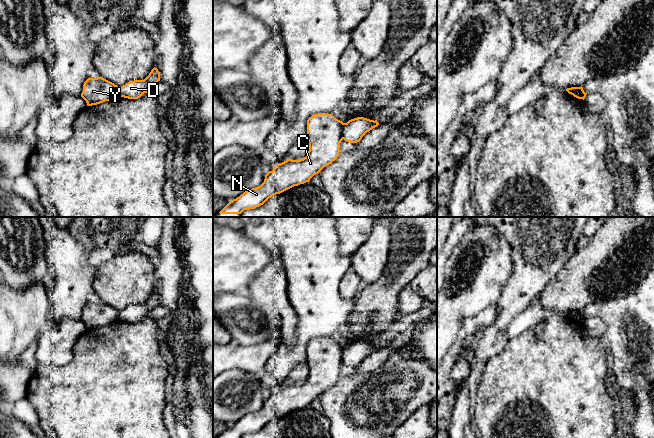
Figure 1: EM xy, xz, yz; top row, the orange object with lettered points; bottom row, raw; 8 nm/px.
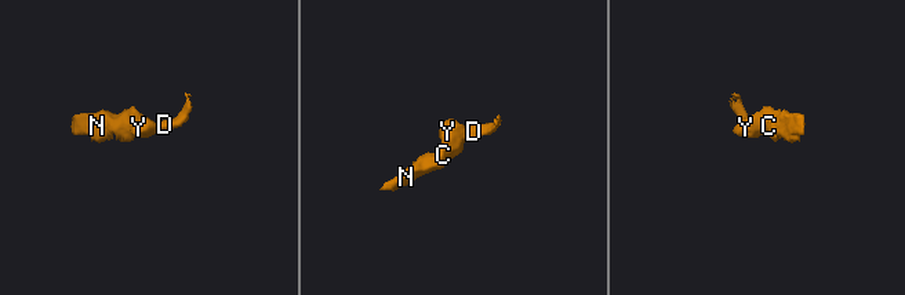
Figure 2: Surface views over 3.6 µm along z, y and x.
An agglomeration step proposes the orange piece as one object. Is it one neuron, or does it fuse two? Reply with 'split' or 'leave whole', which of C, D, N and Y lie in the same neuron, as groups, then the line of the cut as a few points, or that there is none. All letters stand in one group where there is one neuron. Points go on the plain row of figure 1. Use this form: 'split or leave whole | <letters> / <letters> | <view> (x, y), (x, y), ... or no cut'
split | C N Y / D | xz (344, 347), (342, 362)

